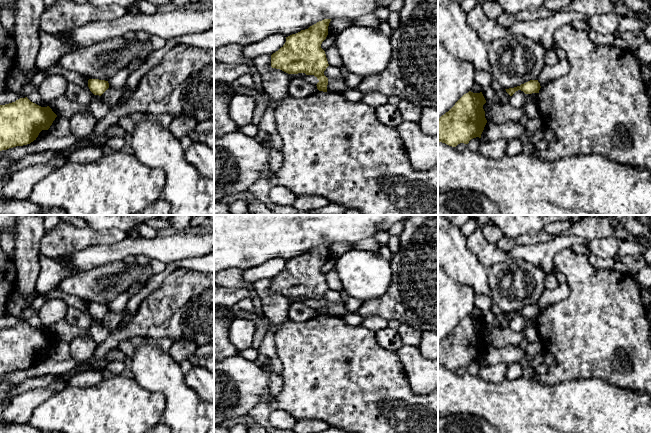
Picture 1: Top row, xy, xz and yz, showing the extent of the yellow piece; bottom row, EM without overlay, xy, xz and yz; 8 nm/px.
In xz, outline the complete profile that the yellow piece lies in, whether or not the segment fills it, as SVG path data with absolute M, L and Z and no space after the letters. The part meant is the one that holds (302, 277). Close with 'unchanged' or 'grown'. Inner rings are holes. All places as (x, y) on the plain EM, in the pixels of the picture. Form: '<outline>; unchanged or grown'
M324 243L308 253L286 261L285 268L271 279L271 291L280 293L288 298L305 297L306 299L314 299L319 304L316 309L317 313L327 316L328 302L324 299L324 295L329 288L321 268L328 259L330 245L331 243Z; unchanged

